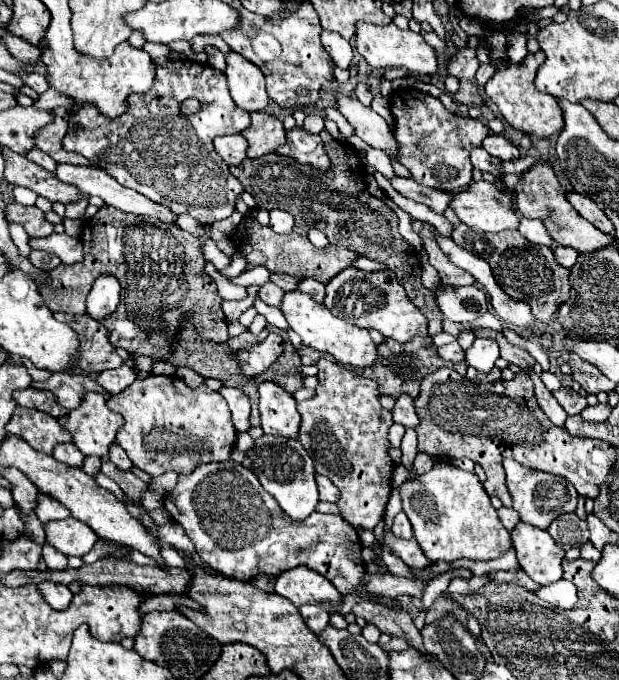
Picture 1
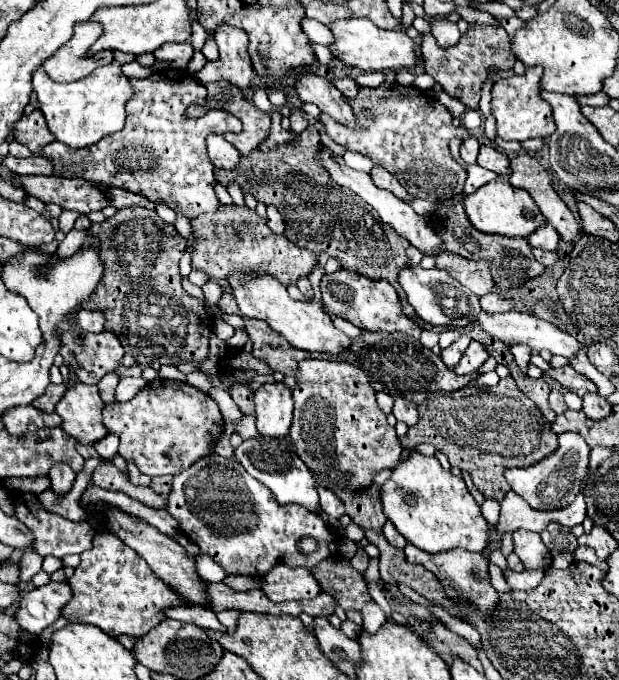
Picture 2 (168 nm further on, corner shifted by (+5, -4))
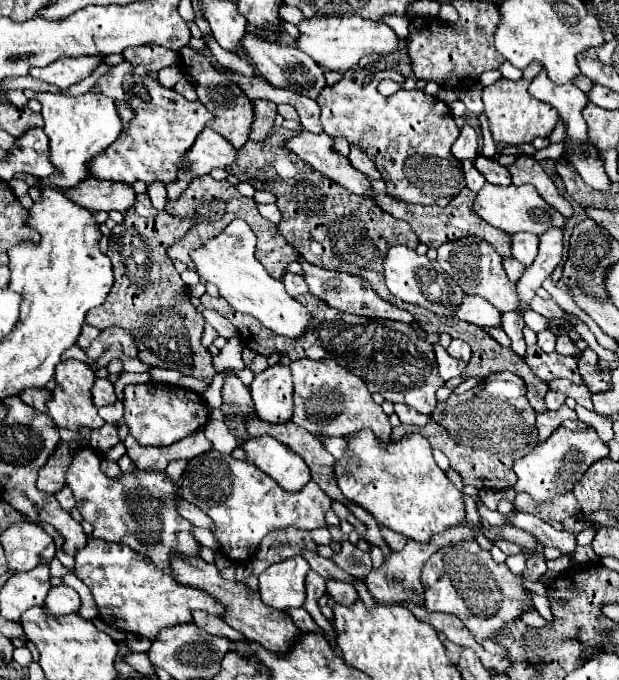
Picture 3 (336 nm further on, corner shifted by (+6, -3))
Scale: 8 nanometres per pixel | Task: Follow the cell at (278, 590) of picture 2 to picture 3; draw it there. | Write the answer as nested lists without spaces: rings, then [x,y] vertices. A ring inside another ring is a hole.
[[[301,555],[267,567],[257,577],[263,603],[275,609],[301,607],[305,601],[305,575],[309,569],[309,563]]]

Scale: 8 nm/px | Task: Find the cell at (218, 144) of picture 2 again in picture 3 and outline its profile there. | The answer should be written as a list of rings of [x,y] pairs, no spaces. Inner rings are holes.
[[[205,127],[187,153],[177,161],[177,179],[167,185],[167,195],[175,199],[195,177],[207,175],[215,167],[229,167],[235,157],[237,151],[231,147],[231,143],[213,129]]]

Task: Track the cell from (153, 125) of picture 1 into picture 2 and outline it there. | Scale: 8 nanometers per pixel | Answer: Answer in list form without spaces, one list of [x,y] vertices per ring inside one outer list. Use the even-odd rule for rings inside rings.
[[[160,70],[146,80],[132,78],[130,82],[136,94],[126,106],[128,116],[120,132],[80,150],[64,142],[44,146],[44,156],[54,162],[54,174],[144,194],[150,202],[166,204],[190,220],[206,212],[216,212],[220,202],[214,192],[214,164],[206,154],[206,136],[240,132],[240,118],[226,110],[208,110],[202,118],[188,120],[184,110],[192,102],[204,104],[206,88],[186,70]]]

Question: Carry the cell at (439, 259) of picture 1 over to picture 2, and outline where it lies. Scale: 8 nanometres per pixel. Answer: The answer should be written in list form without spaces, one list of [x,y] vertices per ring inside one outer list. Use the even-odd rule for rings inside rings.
[[[444,252],[436,256],[436,268],[446,270],[454,280],[458,280],[462,286],[466,286],[470,292],[478,296],[484,296],[494,288],[488,262],[466,260],[462,256]]]

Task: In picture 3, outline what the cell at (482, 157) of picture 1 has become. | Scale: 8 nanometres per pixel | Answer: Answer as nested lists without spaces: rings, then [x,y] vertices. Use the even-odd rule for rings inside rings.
[[[467,123],[463,125],[463,129],[461,129],[457,141],[453,143],[451,151],[457,159],[475,159],[477,157],[477,153],[479,153],[477,151],[477,133],[471,125],[467,125]]]

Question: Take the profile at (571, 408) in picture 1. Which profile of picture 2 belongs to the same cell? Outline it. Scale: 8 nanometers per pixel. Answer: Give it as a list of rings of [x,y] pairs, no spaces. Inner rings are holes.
[[[550,390],[548,402],[550,402],[550,408],[552,408],[556,414],[566,414],[566,412],[568,412],[568,406],[566,406],[564,396],[562,396],[560,390]]]

